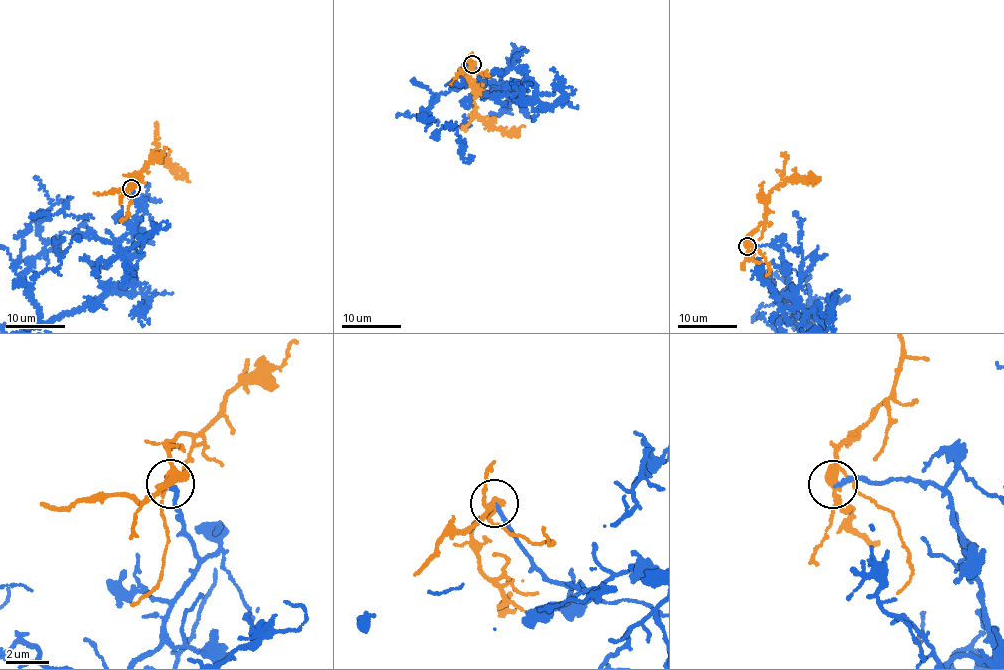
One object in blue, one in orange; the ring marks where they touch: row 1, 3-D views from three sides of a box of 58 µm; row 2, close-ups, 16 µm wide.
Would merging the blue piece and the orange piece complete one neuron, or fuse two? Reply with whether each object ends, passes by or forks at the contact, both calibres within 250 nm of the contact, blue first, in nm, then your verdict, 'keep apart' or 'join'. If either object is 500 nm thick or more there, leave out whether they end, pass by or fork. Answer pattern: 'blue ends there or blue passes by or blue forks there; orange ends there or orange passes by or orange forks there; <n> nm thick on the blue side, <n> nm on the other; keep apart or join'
blue ends there; orange forks there; 190 nm thick on the blue side, 320 nm on the other; keep apart

